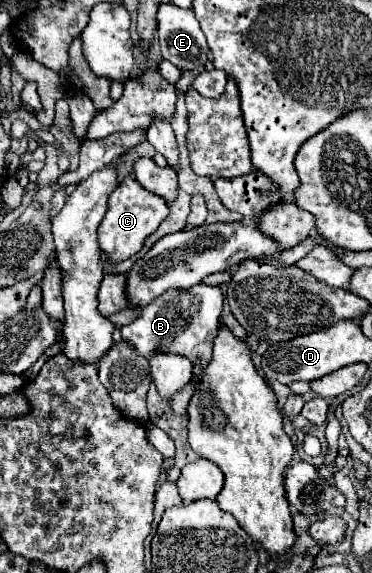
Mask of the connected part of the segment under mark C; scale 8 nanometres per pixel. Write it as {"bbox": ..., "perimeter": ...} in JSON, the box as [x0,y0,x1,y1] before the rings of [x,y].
{"bbox":[98,176,168,264],"perimeter":[[[128,176],[108,198],[108,210],[98,226],[98,246],[112,264],[128,260],[130,256],[142,250],[144,240],[160,226],[160,222],[166,216],[168,216],[166,202],[160,196],[144,190],[136,178]]]}

